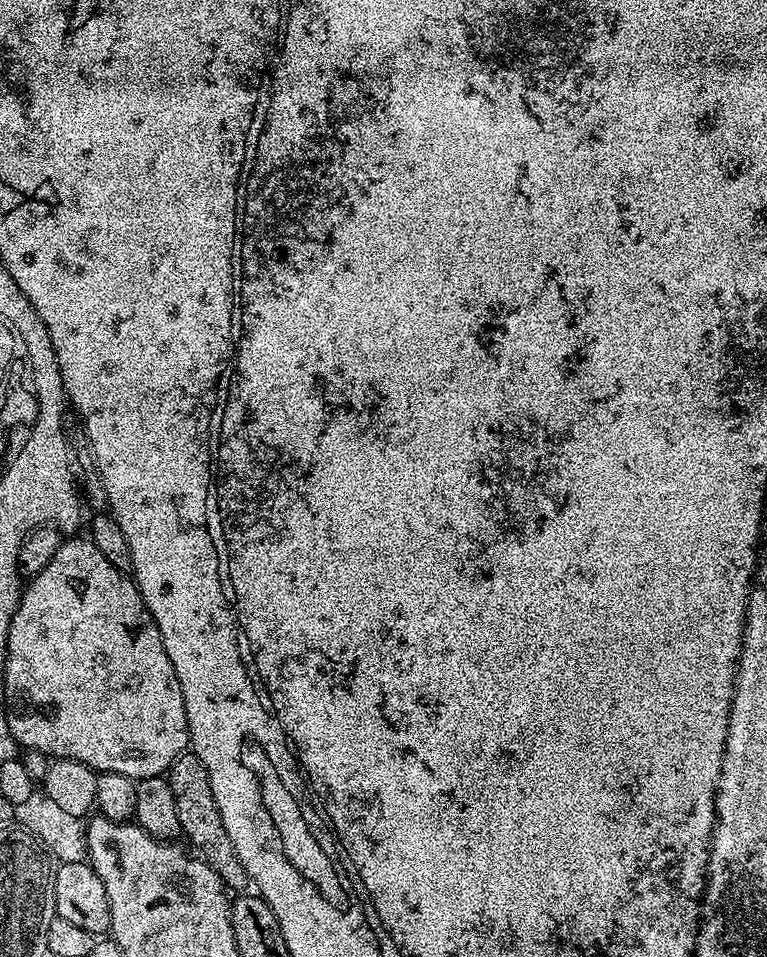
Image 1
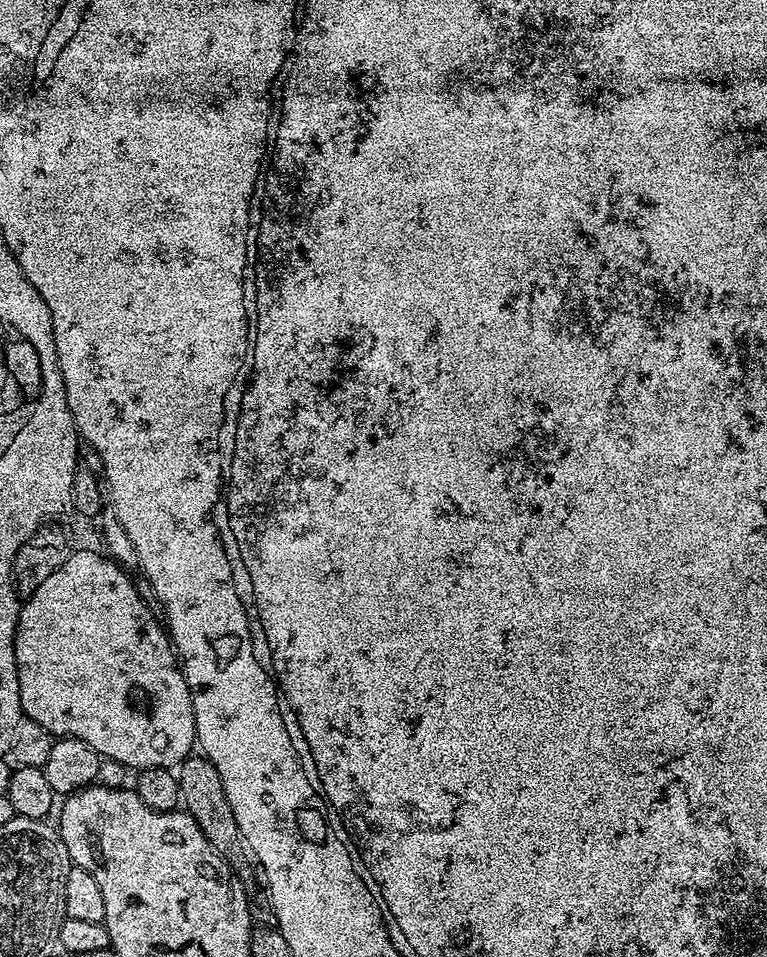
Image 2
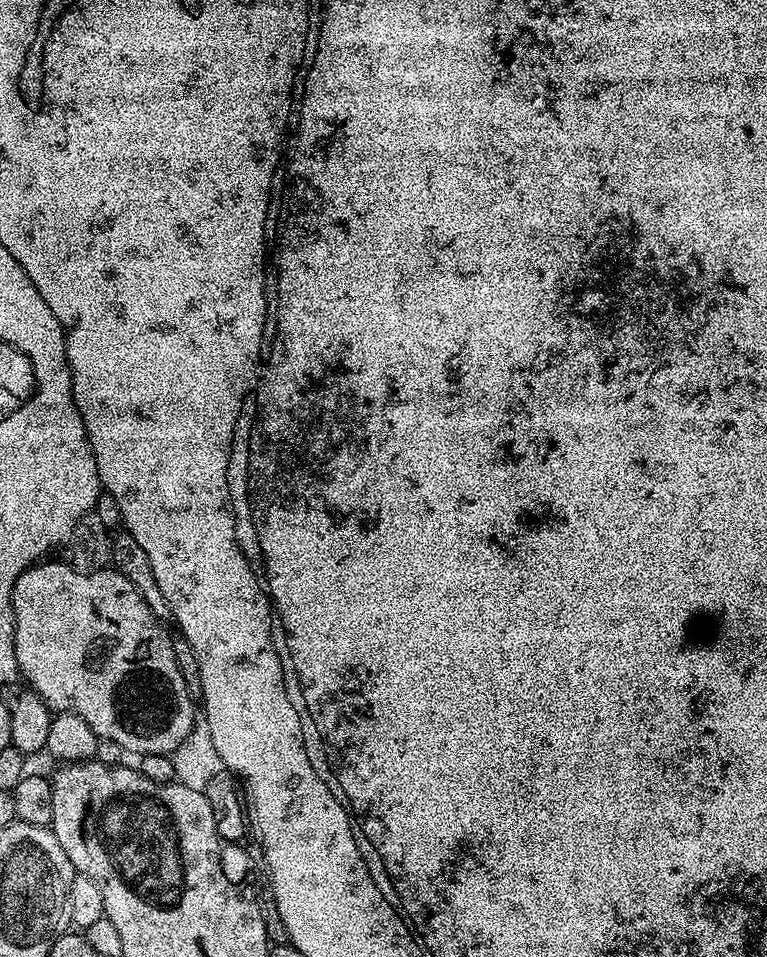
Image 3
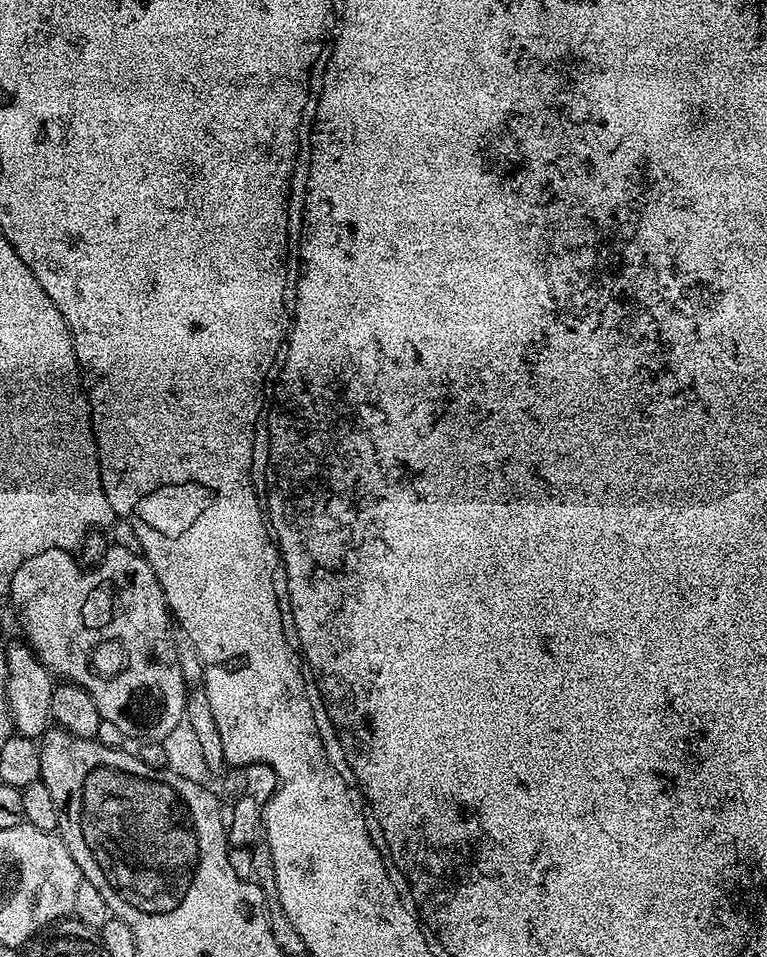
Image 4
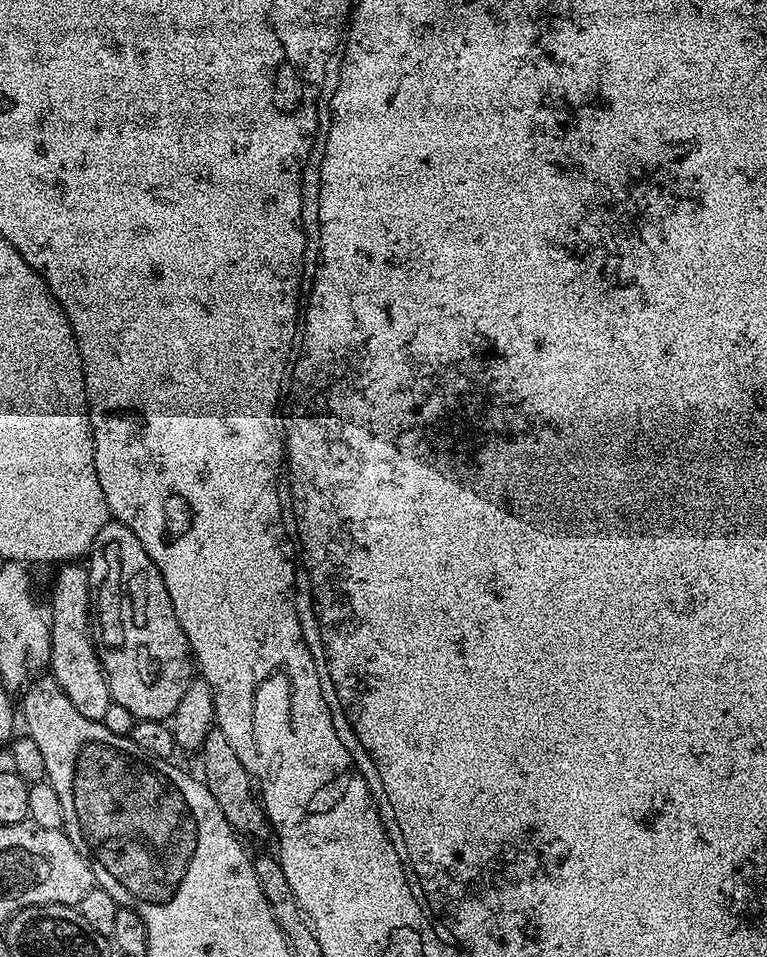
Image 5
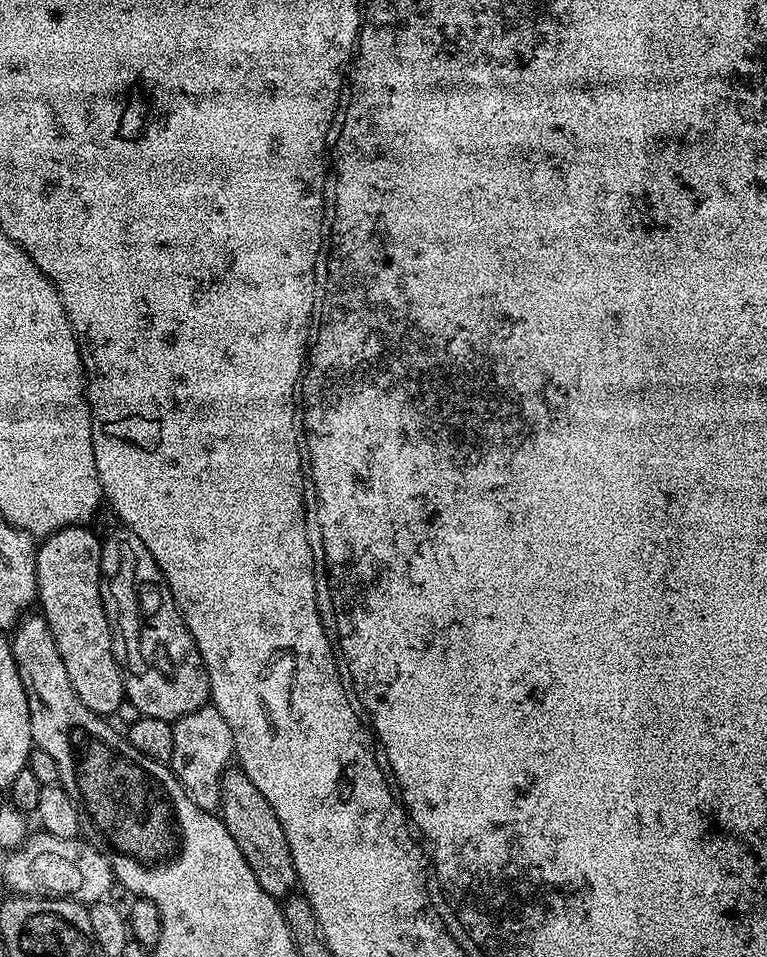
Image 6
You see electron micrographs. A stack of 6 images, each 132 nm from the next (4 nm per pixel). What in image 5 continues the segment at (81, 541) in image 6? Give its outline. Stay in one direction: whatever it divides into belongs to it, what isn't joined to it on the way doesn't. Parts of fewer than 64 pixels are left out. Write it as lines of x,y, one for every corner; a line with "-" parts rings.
68,562
56,576
56,581
52,584
52,612
50,608
50,654
52,663
50,665
50,675
62,686
62,694
70,698
70,703
85,718
99,720
106,718
106,709
114,702
110,690
108,689
108,676
104,668
100,665
97,645
94,643
94,628
88,625
88,611
94,608
94,589
90,583
90,572
87,567
83,568
83,563

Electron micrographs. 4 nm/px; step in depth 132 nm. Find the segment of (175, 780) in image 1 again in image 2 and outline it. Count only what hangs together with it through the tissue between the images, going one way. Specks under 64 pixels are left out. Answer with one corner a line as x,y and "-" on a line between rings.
192,754
179,765
178,779
180,804
183,811
188,812
194,818
194,822
198,822
198,826
202,830
202,834
206,834
210,846
214,846
216,853
224,859
229,869
238,877
239,883
244,886
252,886
248,884
258,880
258,872
250,859
244,835
238,830
238,822
234,822
234,810
230,810
228,795
226,790
222,790
222,778
218,776
218,770
208,761
207,756

